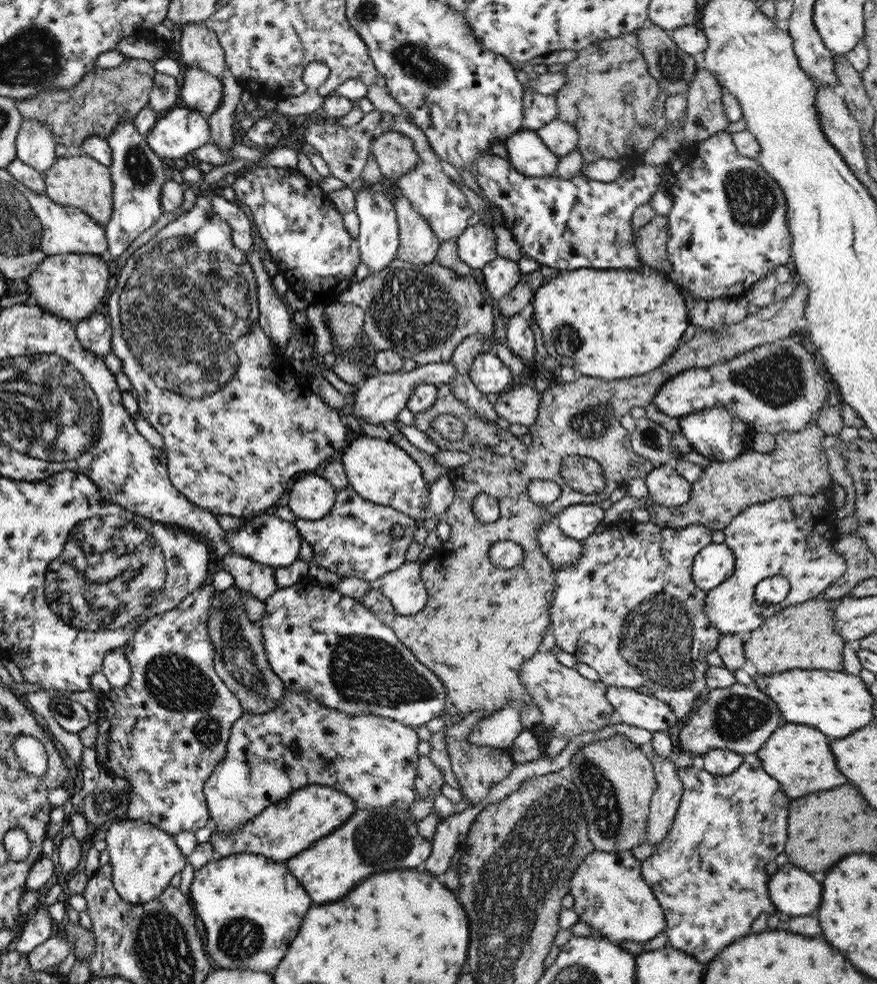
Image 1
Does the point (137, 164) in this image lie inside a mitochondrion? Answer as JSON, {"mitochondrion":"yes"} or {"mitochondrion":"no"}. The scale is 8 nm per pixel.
{"mitochondrion":"yes"}

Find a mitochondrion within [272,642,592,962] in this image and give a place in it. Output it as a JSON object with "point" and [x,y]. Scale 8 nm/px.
{"point":[382,839]}

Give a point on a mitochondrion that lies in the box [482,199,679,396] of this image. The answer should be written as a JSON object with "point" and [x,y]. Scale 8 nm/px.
{"point":[566,339]}

